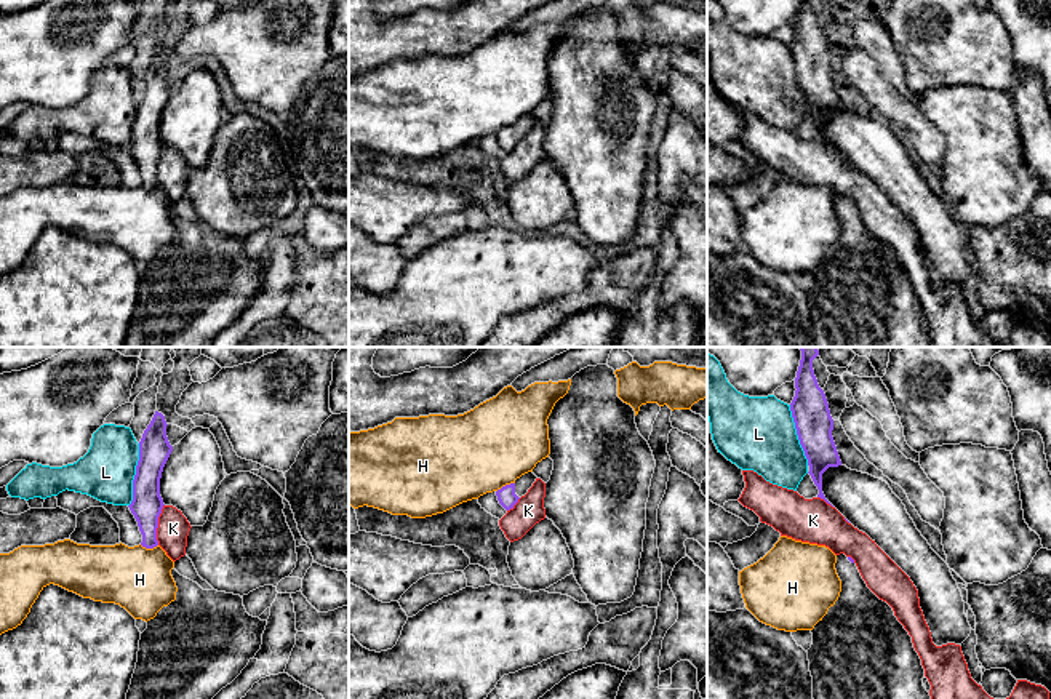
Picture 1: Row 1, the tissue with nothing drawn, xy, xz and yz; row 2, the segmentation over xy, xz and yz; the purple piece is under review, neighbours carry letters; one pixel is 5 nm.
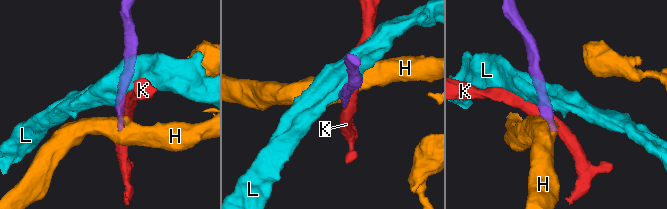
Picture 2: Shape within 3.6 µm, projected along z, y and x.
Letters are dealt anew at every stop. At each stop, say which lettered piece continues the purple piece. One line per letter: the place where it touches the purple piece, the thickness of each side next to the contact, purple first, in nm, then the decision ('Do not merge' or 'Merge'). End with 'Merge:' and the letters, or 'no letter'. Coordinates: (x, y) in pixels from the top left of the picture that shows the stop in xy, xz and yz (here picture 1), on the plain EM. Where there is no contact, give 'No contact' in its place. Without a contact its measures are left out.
H: Touches purple at xz (504, 128). Thickness 90 nm (purple) against 420 nm. Do not merge
K: Touches purple at xy (157, 167). Thickness 160 nm (purple) against 160 nm. Do not merge
L: Touches purple at xy (135, 117). Thickness 160 nm (purple) against 280 nm. Do not merge
Merge: no letter

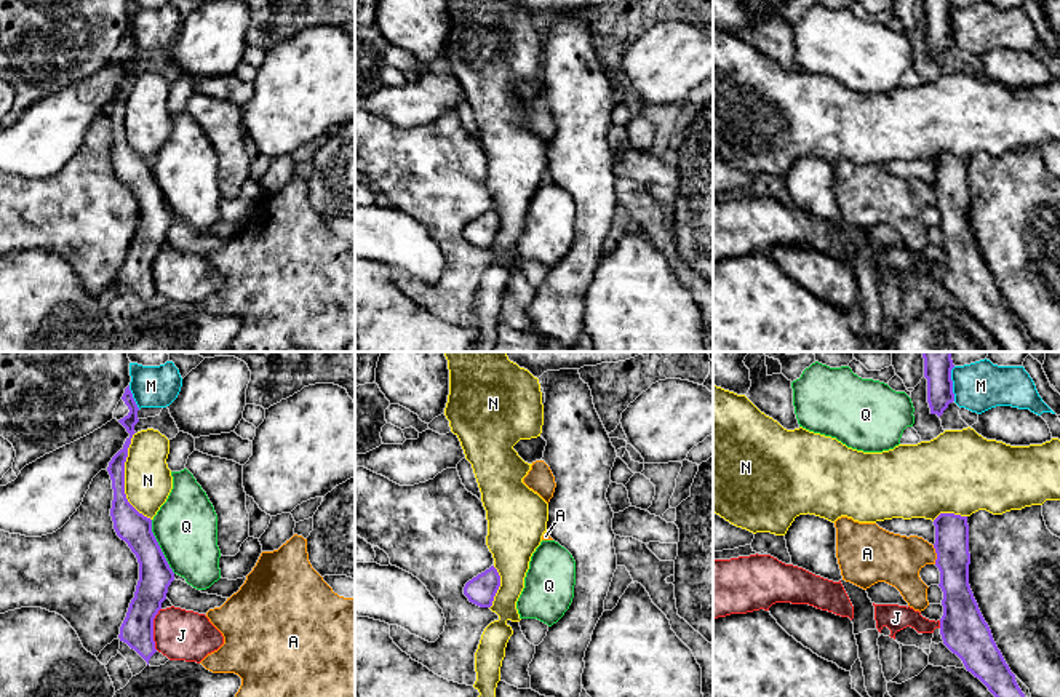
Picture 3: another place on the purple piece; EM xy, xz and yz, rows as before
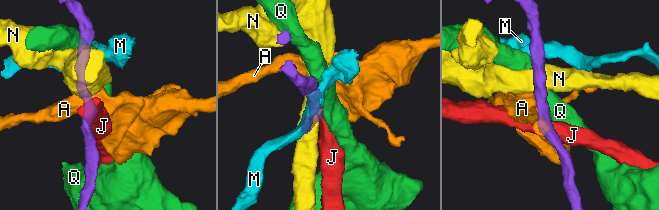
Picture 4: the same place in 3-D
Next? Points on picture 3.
A: Touches purple at yz (937, 197). Thickness 180 nm (purple) against 260 nm. Do not merge
J: Touches purple at xy (152, 270). Thickness 160 nm (purple) against 260 nm. Do not merge
M: Touches purple at yz (952, 26). Thickness 140 nm (purple) against 240 nm. Do not merge
N: Touches purple at xy (123, 120). Thickness 160 nm (purple) against 240 nm. Do not merge
Q: Touches purple at xy (159, 189). Thickness 170 nm (purple) against 320 nm. Do not merge
Merge: no letter

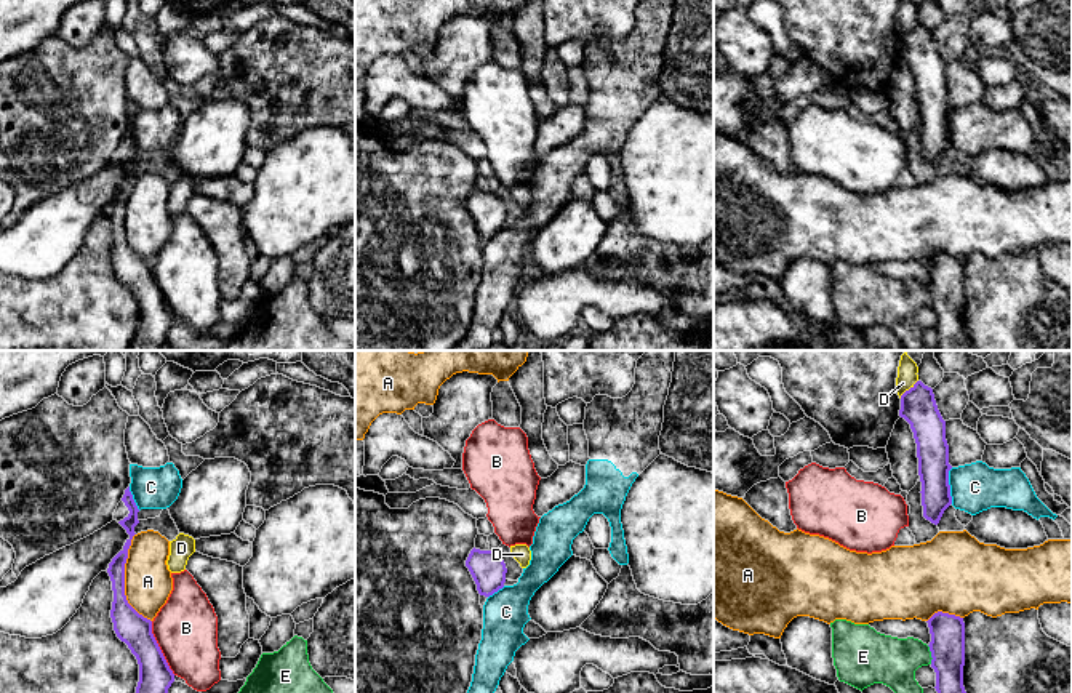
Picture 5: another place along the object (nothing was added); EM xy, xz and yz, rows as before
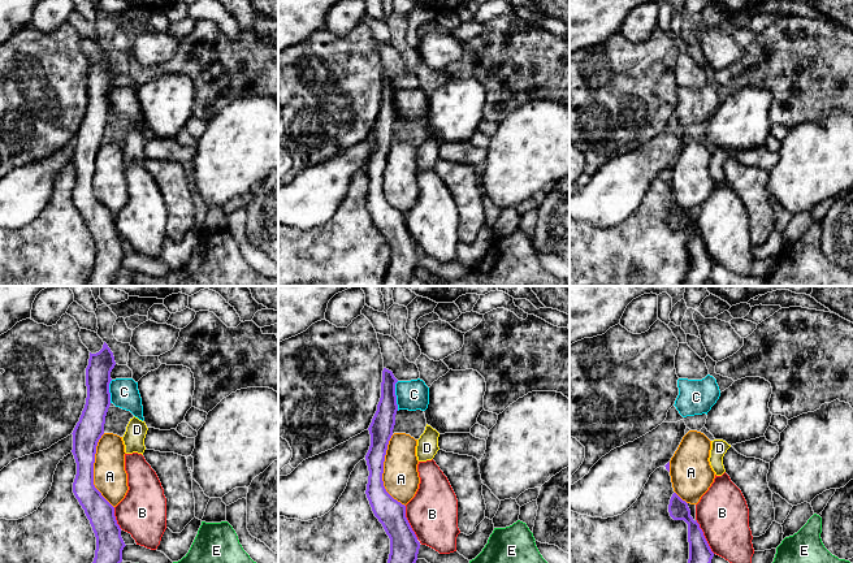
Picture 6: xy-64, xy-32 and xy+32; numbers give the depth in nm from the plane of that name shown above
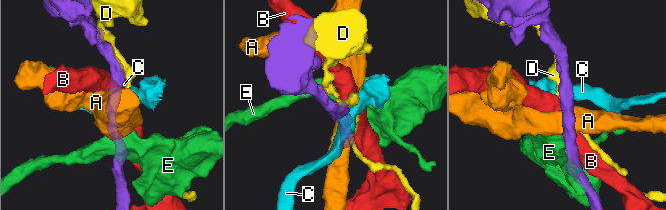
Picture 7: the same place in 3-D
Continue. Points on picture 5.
A: Touches purple at xy (124, 221). Thickness 160 nm (purple) against 240 nm. Do not merge
B: Touches purple at xy (159, 290). Thickness 170 nm (purple) against 320 nm. Do not merge
C: Touches purple at yz (949, 127). Thickness 160 nm (purple) against 240 nm. Do not merge
D: Touches purple at yz (909, 31). Thickness 180 nm (purple) against 100 nm. Do not merge
E: Touches purple at yz (932, 296). Thickness 180 nm (purple) against 240 nm. Do not merge
Merge: no letter

